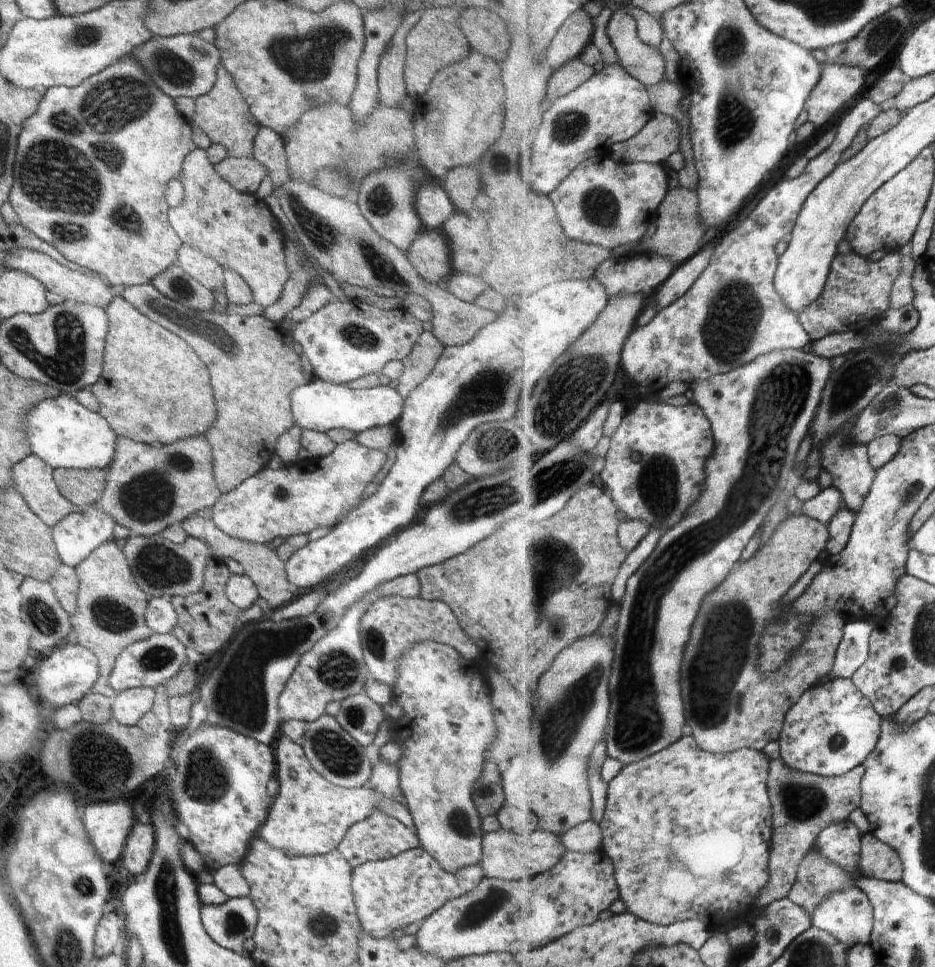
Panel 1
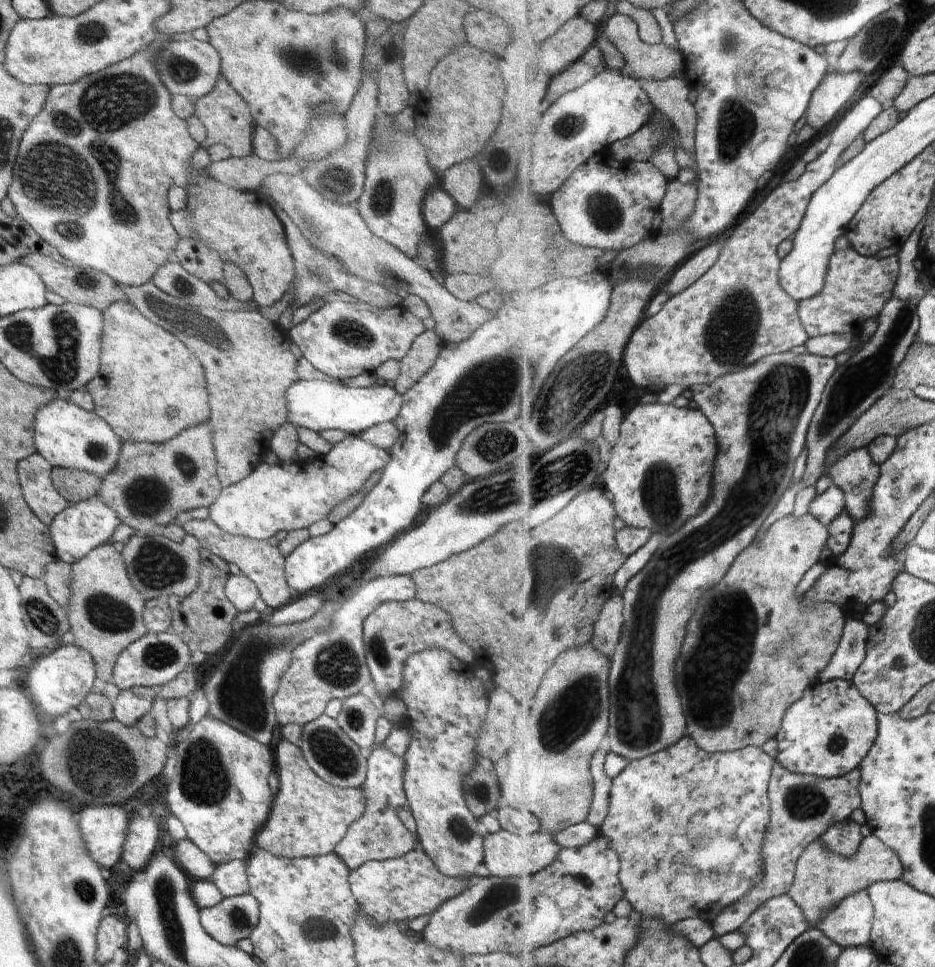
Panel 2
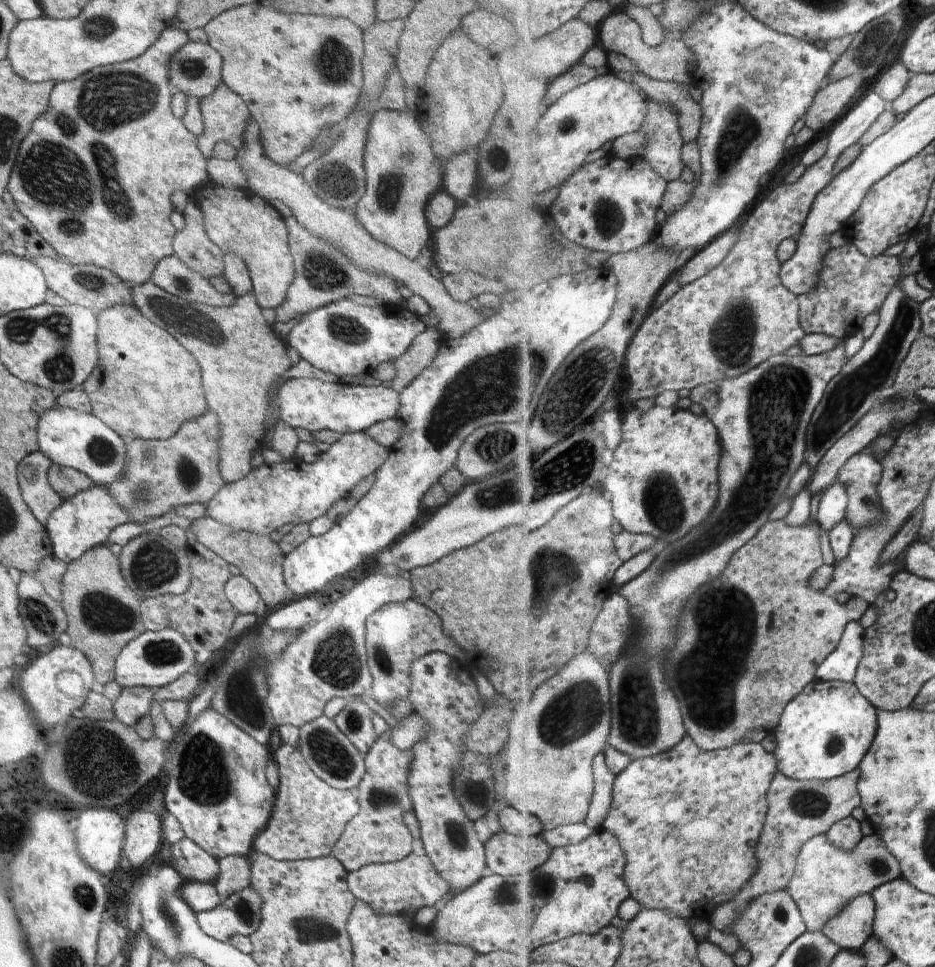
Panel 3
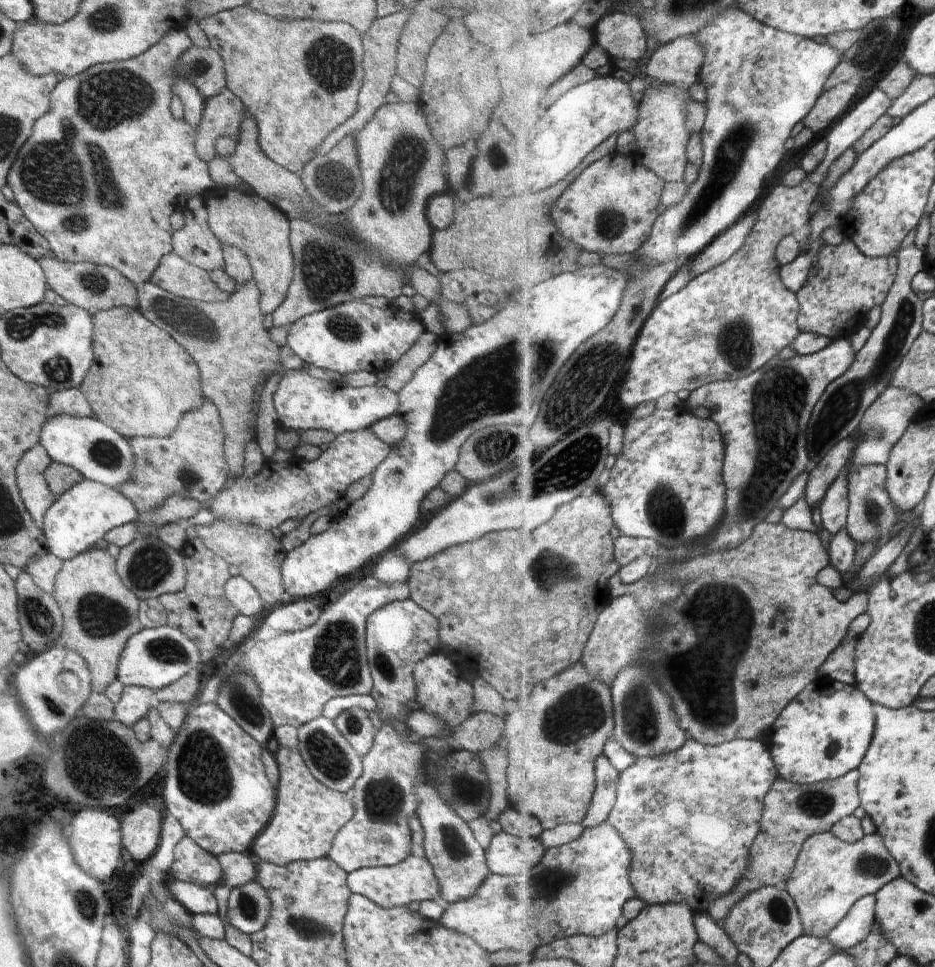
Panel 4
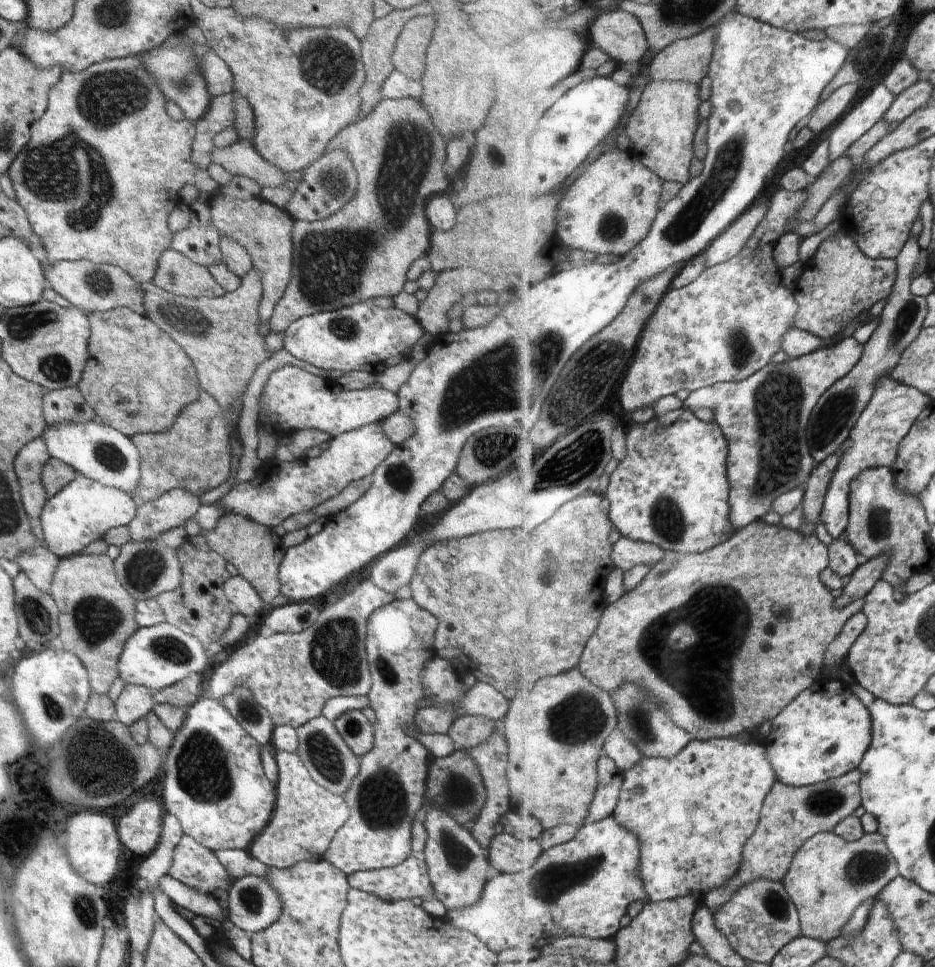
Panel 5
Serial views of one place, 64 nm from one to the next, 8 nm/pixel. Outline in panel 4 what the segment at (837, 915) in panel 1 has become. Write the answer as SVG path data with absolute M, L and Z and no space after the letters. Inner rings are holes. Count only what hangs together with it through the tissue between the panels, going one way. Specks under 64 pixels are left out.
M868 895L857 902L828 937L840 950L854 948L868 940L877 919L877 895Z

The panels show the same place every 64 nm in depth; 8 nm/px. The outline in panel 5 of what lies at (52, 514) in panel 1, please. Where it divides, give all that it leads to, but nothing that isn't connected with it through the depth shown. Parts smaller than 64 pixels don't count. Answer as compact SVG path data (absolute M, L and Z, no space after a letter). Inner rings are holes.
M38 436L36 440L28 442L20 449L15 460L15 473L19 482L22 504L30 520L34 536L38 540L45 538L40 514L49 497L44 490L45 486L40 478L40 472L50 457L44 440Z

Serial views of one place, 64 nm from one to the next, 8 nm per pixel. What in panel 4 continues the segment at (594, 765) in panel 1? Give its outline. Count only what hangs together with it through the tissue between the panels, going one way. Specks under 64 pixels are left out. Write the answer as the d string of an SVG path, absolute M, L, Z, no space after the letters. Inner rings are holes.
M606 753L597 760L597 792L589 810L589 816L583 822L586 828L598 828L608 822L618 802L618 784L621 770L610 762Z

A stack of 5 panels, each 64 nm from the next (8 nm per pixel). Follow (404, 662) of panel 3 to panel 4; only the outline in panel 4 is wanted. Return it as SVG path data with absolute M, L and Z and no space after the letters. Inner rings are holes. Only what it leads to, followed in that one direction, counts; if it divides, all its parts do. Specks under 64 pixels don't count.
M403 598L401 601L392 602L375 610L366 621L365 645L369 671L373 678L373 687L369 695L376 701L377 713L384 724L377 730L370 752L362 757L362 776L358 778L350 793L354 804L354 816L336 834L332 848L328 852L327 857L346 871L346 874L364 867L392 866L411 855L413 842L408 818L414 815L418 808L418 802L414 798L414 782L418 778L418 770L422 768L425 746L415 742L404 742L398 731L390 725L390 720L399 719L400 716L409 713L408 702L416 698L414 666L442 648L438 629L438 619L410 598Z

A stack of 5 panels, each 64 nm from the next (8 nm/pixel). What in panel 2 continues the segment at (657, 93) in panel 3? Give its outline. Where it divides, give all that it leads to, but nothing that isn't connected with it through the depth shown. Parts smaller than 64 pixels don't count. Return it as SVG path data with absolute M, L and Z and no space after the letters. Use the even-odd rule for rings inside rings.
M683 76L662 80L642 80L656 109L662 110L679 132L678 146L690 154L697 152L698 110L692 104L692 88Z

